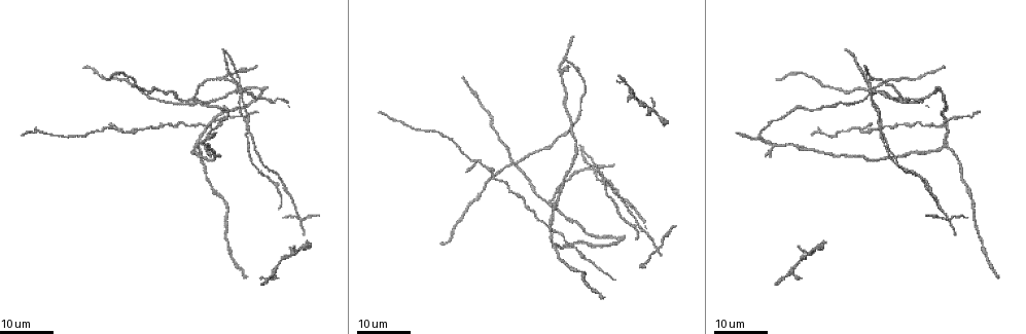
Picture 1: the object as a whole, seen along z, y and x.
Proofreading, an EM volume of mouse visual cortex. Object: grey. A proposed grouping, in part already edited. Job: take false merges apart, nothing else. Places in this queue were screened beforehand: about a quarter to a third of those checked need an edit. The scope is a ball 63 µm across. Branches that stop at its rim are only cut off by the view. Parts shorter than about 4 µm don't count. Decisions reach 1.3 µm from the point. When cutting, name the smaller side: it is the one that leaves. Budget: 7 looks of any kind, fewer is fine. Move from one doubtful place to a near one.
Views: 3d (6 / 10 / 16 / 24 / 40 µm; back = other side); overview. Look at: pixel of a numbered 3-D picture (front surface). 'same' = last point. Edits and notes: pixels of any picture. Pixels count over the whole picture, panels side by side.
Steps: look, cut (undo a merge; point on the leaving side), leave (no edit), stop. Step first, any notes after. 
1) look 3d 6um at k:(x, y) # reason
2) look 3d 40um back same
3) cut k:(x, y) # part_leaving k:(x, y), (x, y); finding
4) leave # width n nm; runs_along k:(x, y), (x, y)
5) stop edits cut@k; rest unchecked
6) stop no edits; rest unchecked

look 3d 24um at 1:(760, 136) # a fork

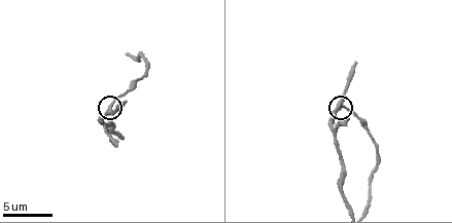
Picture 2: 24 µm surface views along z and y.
look 3d 6um at 2:(111, 108)

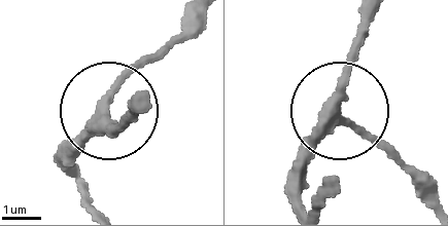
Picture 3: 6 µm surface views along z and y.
leave # arms 3; continuous, no second neuron

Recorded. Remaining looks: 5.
look 3d 24um at 1:(239, 82) # four arms meet

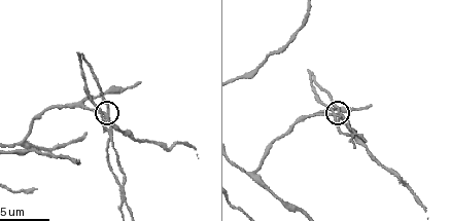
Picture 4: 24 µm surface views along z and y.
look 3d 6um at 4:(108, 114) # closer look

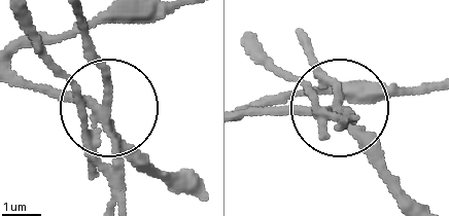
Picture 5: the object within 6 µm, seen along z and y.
cut 5:(108, 66) # arms 4; part_leaving 5:(106, 127), (126, 202); two neurons meet here

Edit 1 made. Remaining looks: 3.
look overview # see it whole again

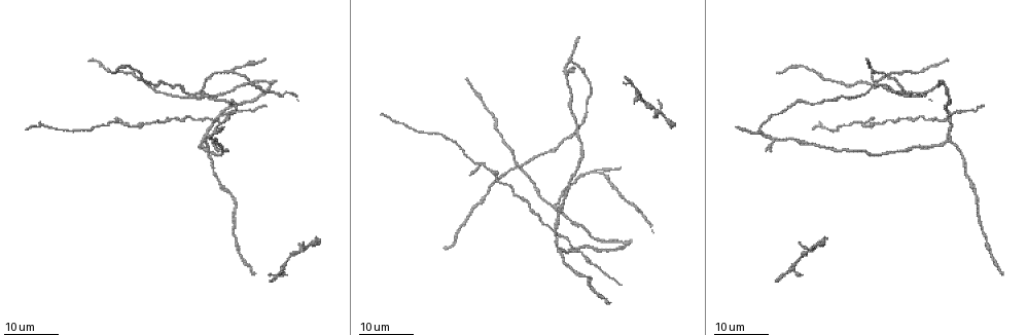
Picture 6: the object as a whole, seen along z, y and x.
look 3d 16um at 6:(951, 139) # three-way junction

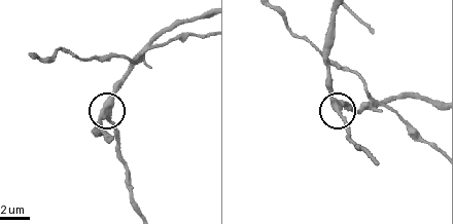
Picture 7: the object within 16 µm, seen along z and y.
look 3d 10um at 7:(105, 116) # zoom in

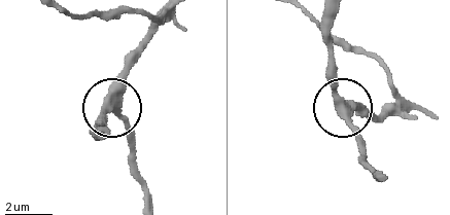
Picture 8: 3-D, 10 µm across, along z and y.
leave # side_arm 32 um; arms 3; one neuron here

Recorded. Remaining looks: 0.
stop edits cut@5; rest unchecked

